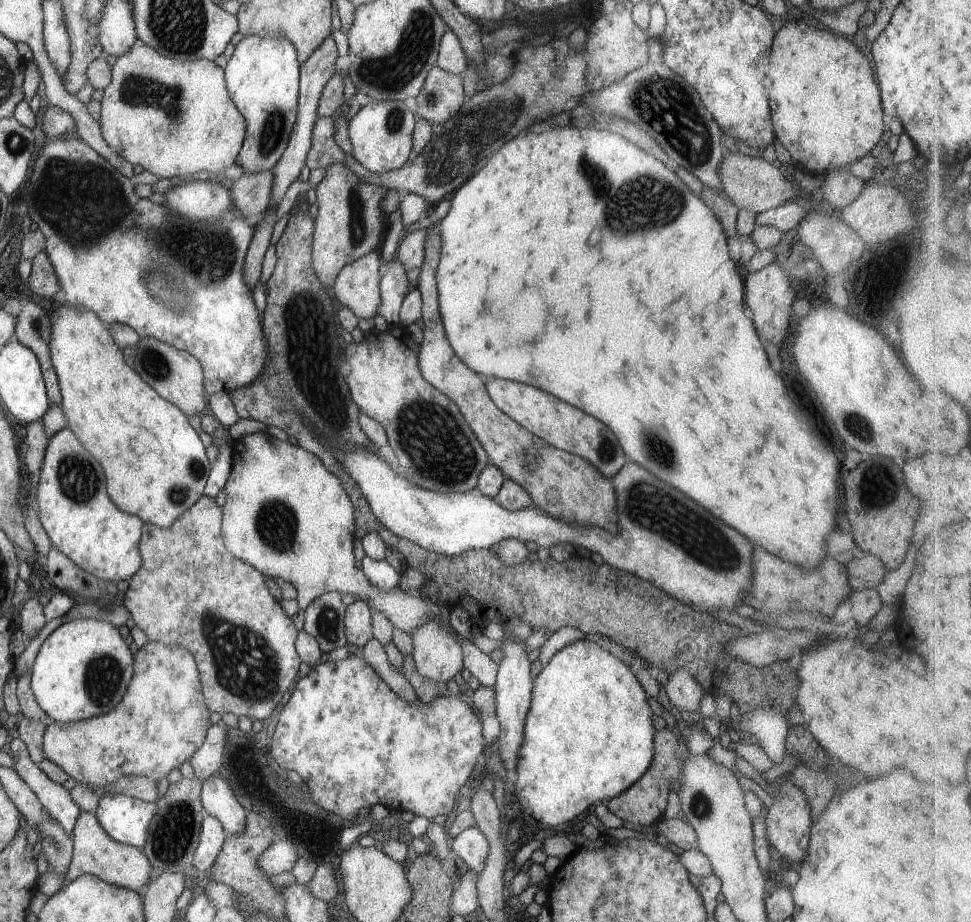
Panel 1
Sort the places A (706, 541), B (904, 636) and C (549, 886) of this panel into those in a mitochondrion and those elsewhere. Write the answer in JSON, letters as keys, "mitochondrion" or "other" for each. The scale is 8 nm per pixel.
{"A":"mitochondrion","B":"other","C":"other"}

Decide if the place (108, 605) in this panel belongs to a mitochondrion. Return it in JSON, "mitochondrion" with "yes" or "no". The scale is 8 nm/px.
{"mitochondrion":"no"}

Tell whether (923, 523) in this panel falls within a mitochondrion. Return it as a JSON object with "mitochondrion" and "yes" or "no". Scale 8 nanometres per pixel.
{"mitochondrion":"no"}

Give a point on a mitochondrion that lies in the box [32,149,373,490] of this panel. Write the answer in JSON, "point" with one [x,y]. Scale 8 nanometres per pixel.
{"point":[303,310]}

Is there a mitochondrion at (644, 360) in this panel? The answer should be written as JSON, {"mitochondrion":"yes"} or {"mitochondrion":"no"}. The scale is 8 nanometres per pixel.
{"mitochondrion":"no"}

